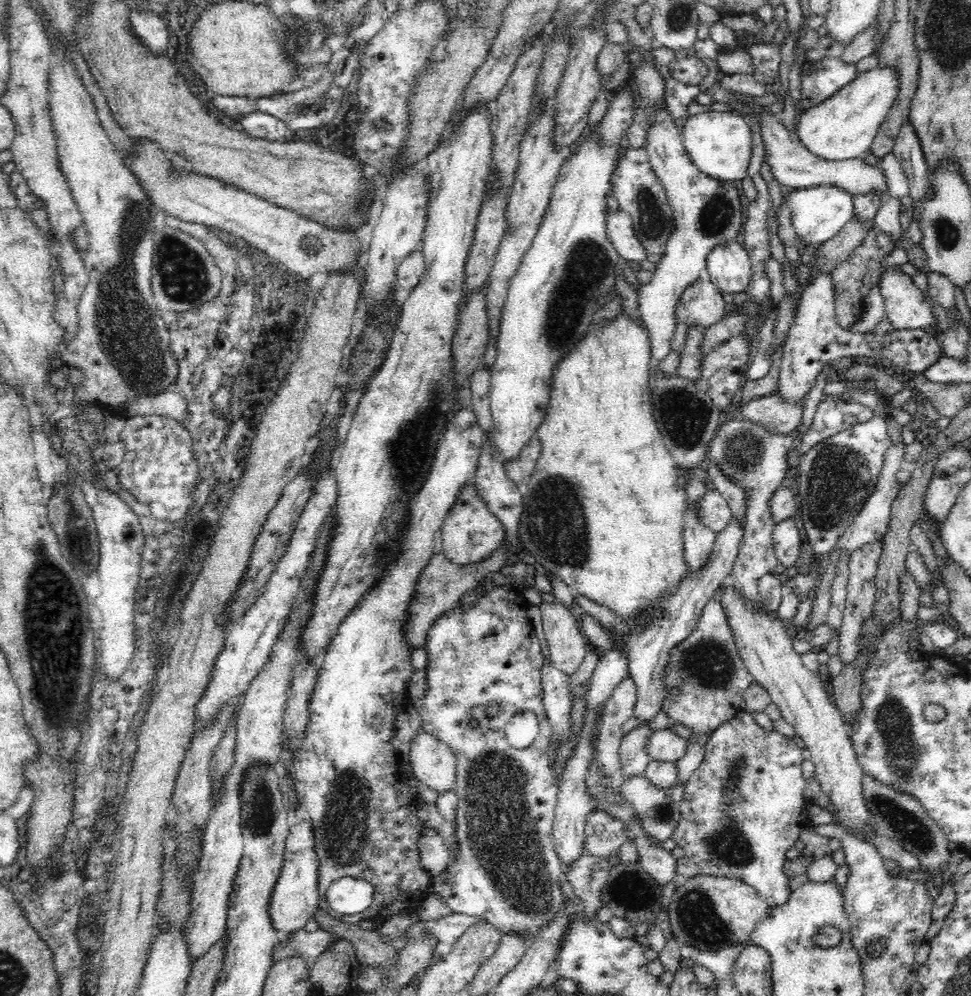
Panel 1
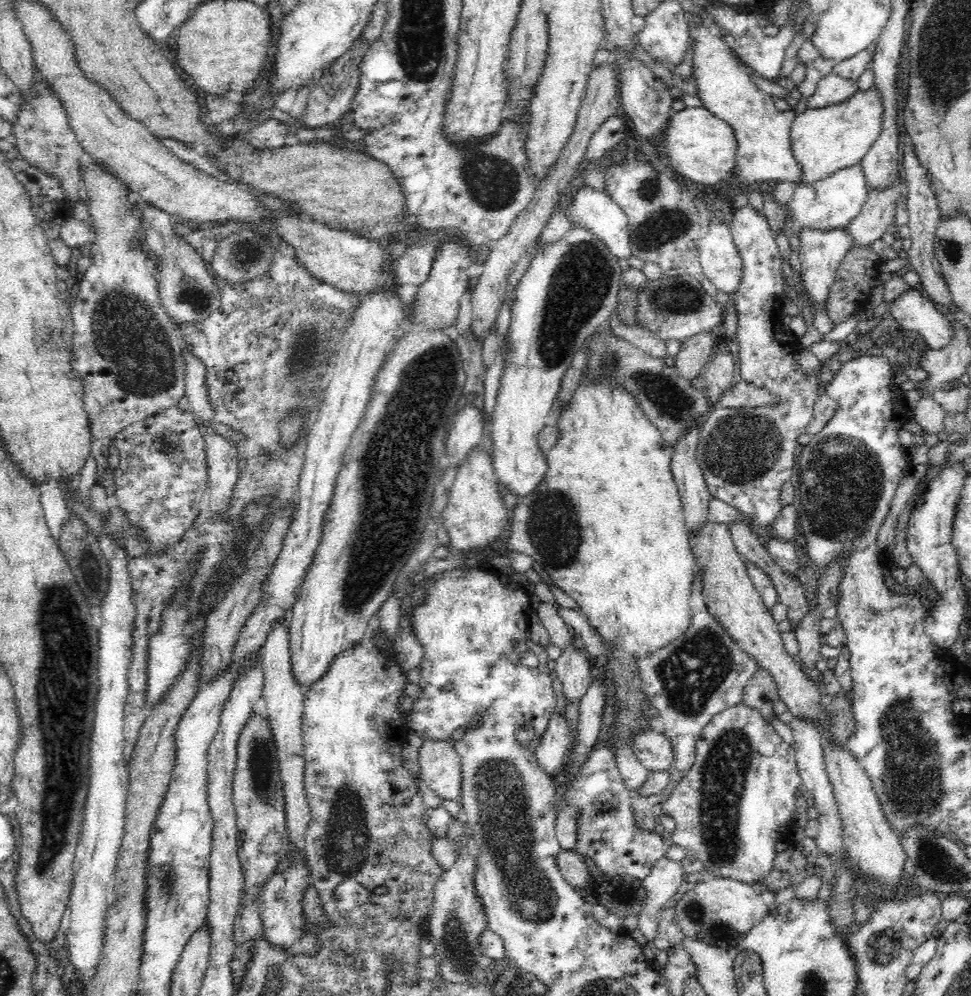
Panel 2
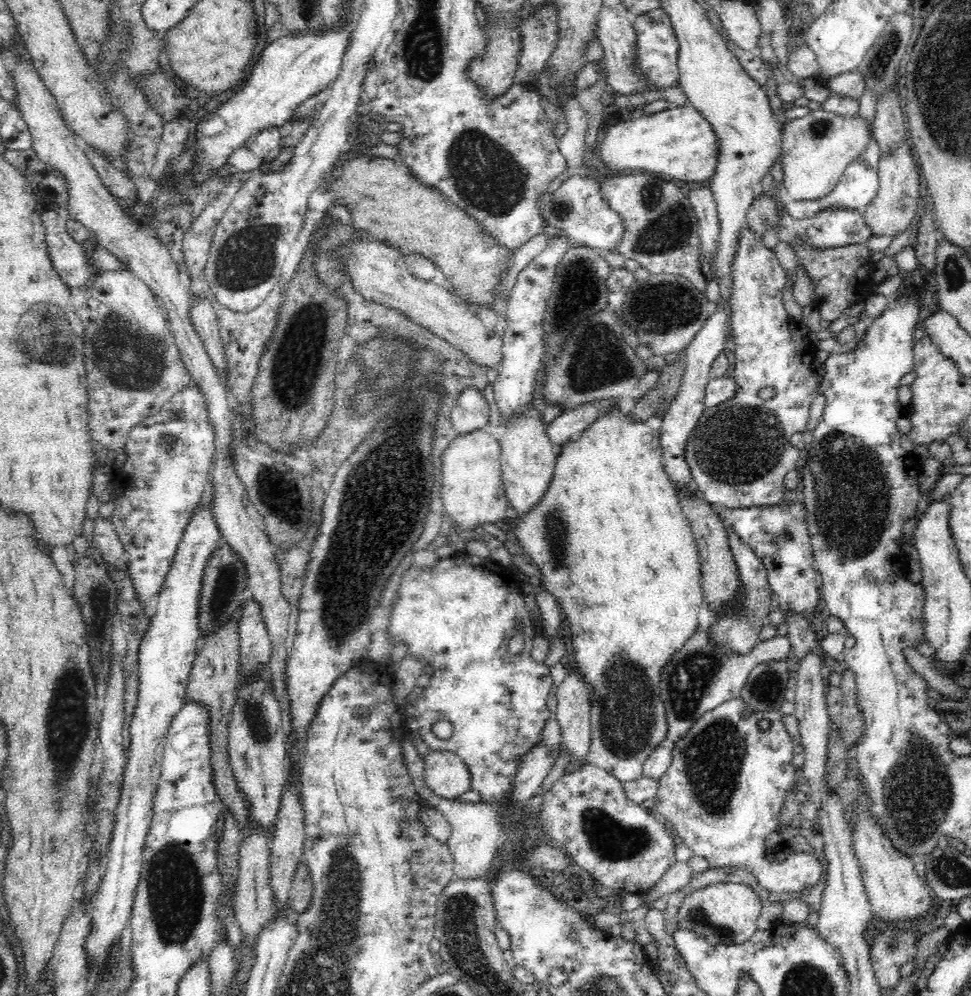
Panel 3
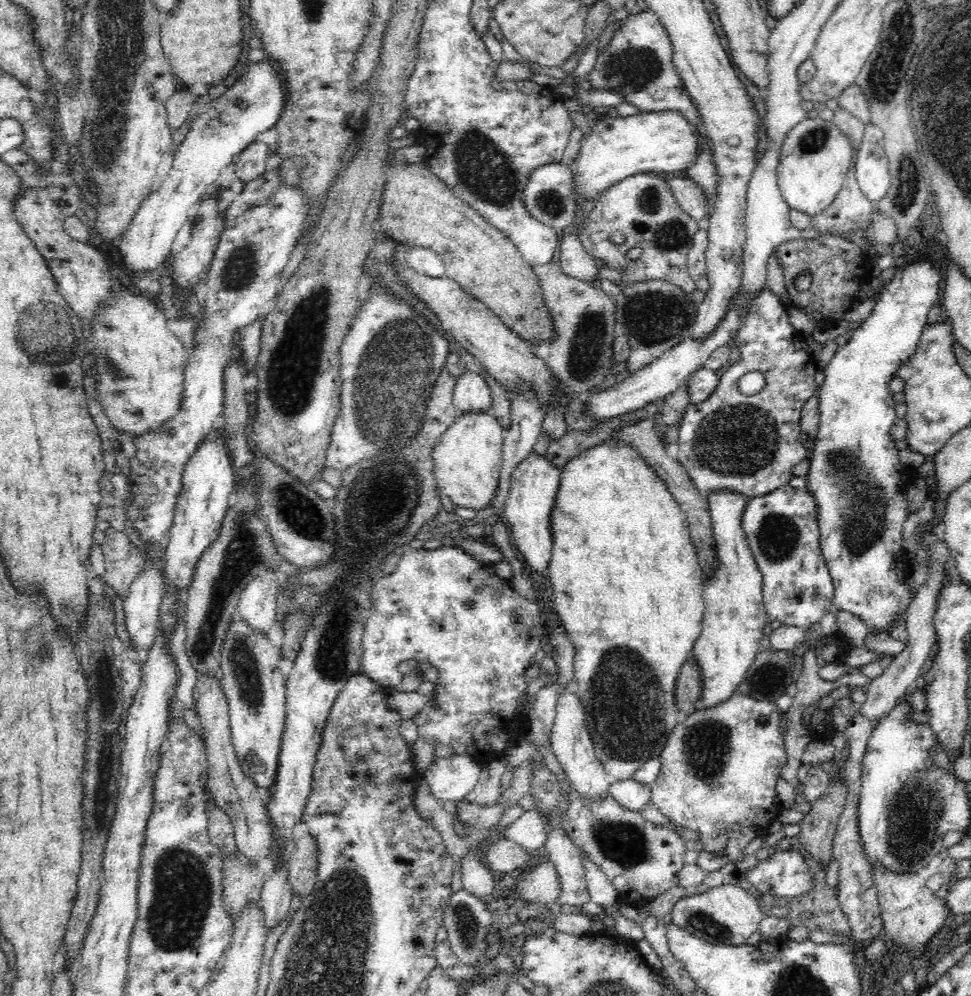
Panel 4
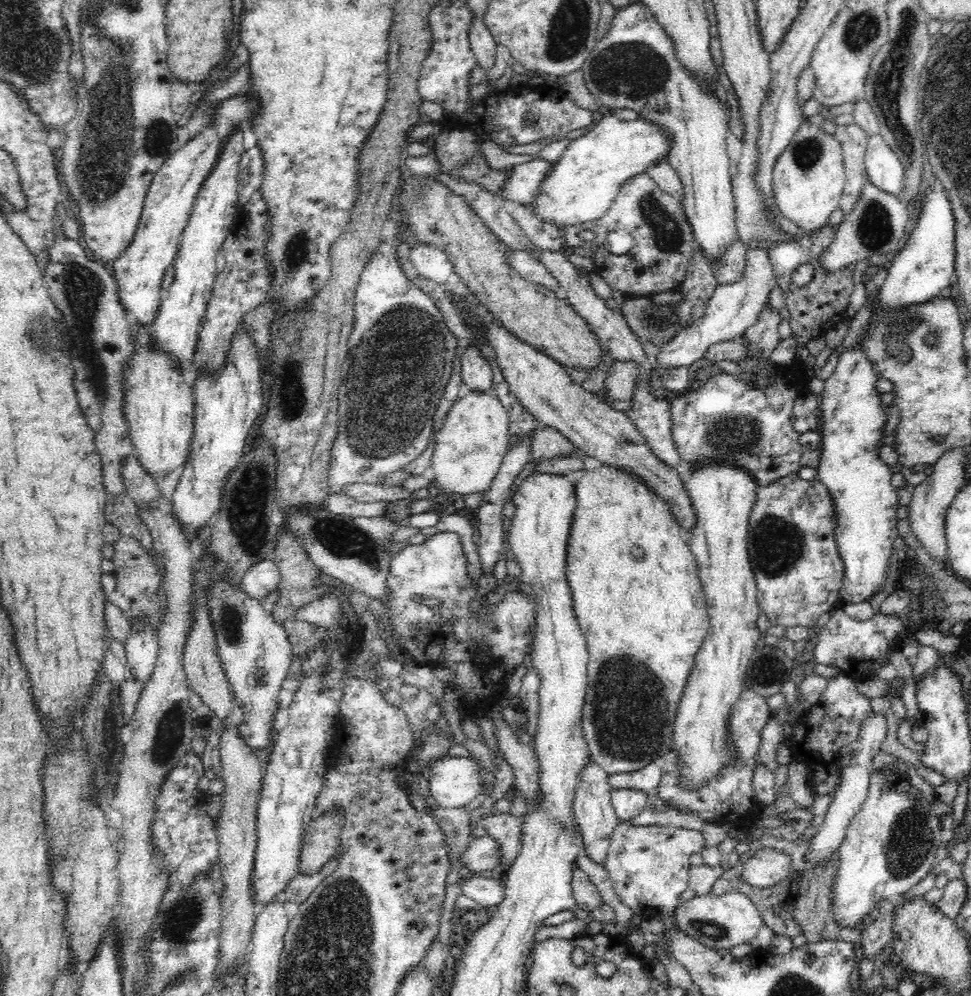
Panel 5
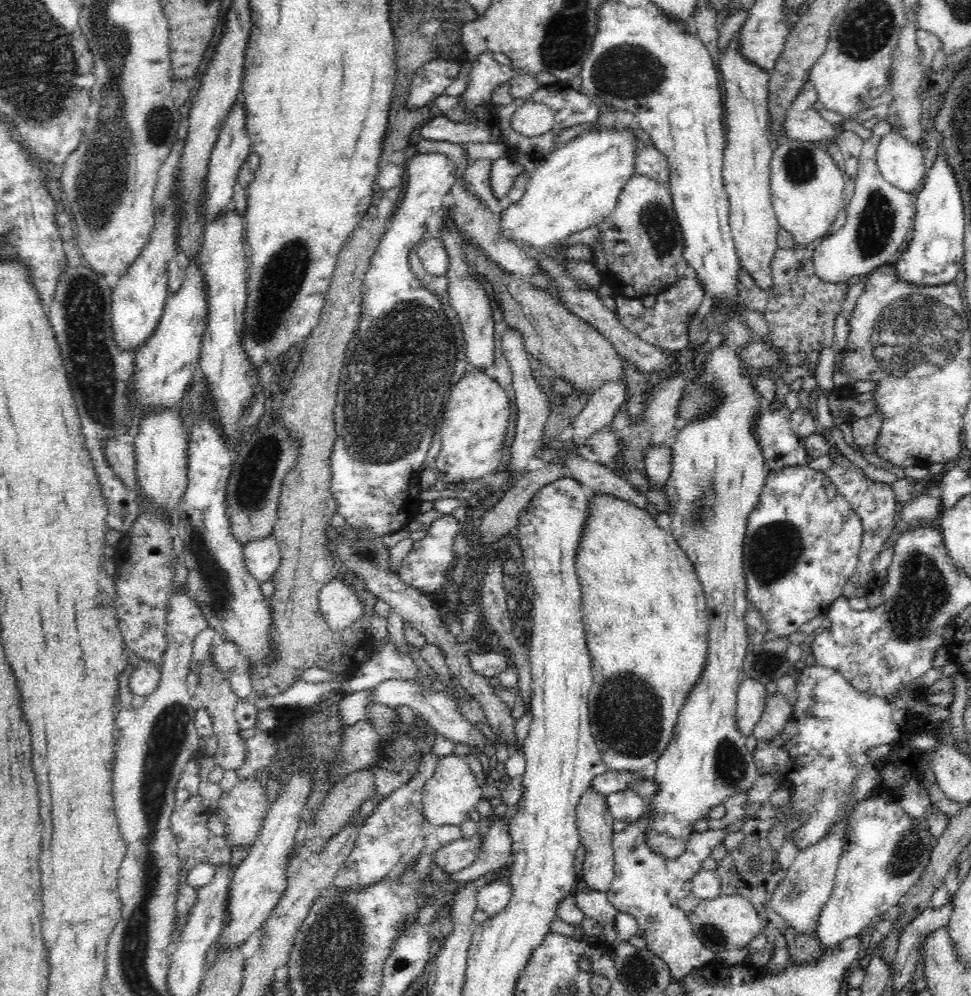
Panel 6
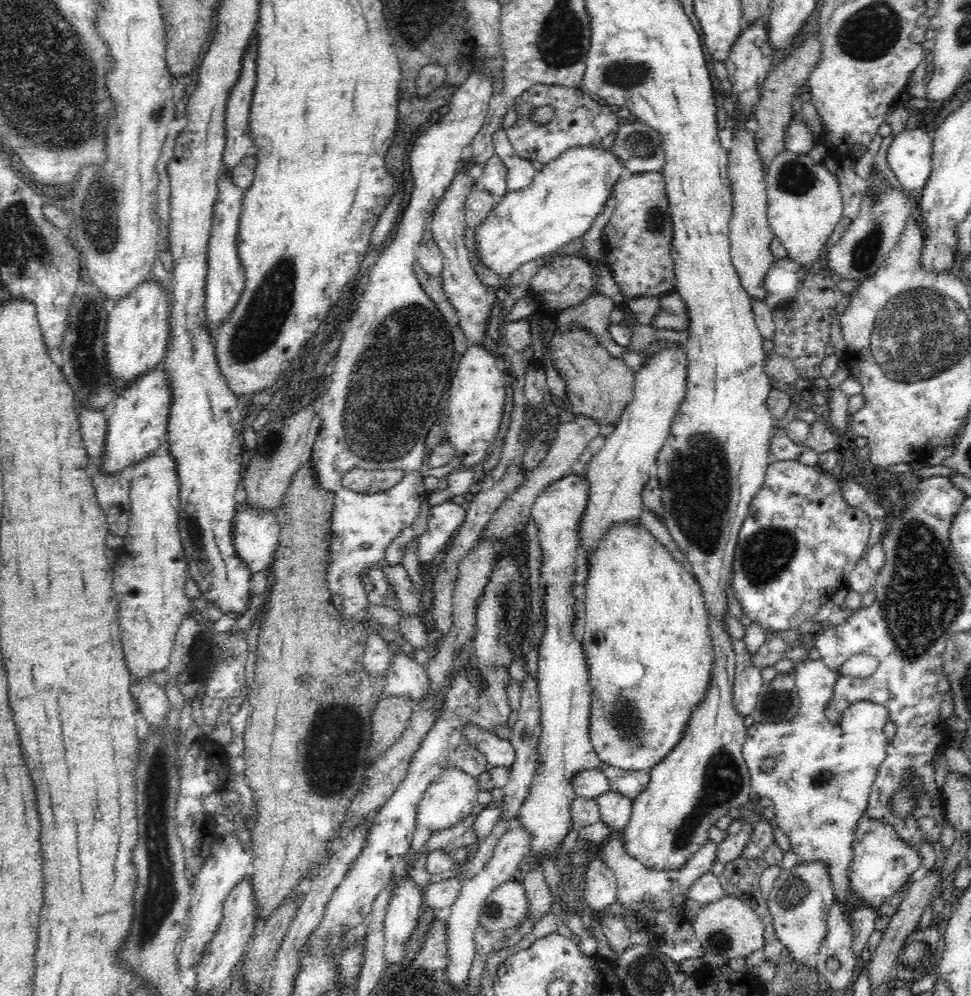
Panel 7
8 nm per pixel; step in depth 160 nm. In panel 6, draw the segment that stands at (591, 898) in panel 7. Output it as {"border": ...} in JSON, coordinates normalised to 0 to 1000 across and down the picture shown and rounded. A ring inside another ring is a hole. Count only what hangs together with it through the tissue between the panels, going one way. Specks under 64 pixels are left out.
{"border":[[[606,791],[598,800],[594,809],[594,830],[598,840],[598,847],[601,849],[605,858],[602,864],[596,868],[596,886],[605,890],[608,894],[615,894],[625,898],[628,894],[630,884],[632,884],[632,859],[630,852],[630,841],[632,833],[630,829],[632,823],[629,822],[626,814],[624,799]]]}

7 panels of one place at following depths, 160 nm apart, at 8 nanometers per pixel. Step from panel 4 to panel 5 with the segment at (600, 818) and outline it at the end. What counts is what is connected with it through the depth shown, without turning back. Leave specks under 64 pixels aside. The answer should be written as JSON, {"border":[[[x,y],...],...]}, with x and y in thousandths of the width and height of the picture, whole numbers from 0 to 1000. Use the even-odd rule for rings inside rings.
{"border":[[[523,817],[498,818],[494,827],[501,832],[501,838],[505,839],[515,850],[517,863],[515,876],[524,870],[529,864],[536,851],[538,851],[538,820],[529,820]],[[637,825],[632,830],[622,870],[624,870],[628,884],[630,884],[634,900],[637,900],[637,903],[646,908],[653,919],[657,919],[661,923],[679,923],[684,927],[685,934],[682,938],[678,938],[680,945],[675,952],[674,964],[676,965],[682,964],[686,958],[691,960],[688,940],[699,934],[695,921],[697,913],[701,910],[700,898],[710,891],[711,860],[715,857],[722,857],[727,849],[727,843],[721,834],[706,831],[649,828],[646,825]]]}

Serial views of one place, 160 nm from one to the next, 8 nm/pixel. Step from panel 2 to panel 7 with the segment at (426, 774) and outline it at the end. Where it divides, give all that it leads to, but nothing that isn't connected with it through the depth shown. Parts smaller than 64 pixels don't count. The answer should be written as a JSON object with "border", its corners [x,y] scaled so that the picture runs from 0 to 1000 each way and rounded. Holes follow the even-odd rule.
{"border":[[[461,771],[455,778],[445,785],[437,795],[437,800],[430,807],[426,844],[439,847],[441,841],[451,833],[457,833],[470,829],[484,818],[488,818],[493,811],[491,799],[492,782],[482,778],[472,771]]]}

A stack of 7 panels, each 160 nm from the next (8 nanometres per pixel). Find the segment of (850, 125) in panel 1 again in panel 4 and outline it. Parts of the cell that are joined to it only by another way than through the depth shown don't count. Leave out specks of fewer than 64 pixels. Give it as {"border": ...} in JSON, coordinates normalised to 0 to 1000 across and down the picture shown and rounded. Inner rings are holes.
{"border":[[[846,117],[828,118],[815,129],[803,147],[800,167],[800,184],[815,210],[831,215],[834,220],[851,211],[861,199],[872,180],[881,149],[873,139],[856,121]]]}

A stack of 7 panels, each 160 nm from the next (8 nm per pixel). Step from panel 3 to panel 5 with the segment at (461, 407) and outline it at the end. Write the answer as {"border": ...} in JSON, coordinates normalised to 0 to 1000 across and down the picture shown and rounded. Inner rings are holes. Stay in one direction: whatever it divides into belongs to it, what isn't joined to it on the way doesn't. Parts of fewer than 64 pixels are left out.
{"border":[[[488,341],[488,345],[482,348],[475,363],[476,386],[479,392],[501,393],[507,388],[507,367],[496,357],[494,345]]]}

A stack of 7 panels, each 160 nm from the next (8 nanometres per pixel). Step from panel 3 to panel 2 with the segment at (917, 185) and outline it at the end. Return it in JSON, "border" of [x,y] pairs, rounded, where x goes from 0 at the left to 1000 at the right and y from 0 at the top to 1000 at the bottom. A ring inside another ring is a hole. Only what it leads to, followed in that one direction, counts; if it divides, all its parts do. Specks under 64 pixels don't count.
{"border":[[[922,179],[916,188],[898,190],[893,197],[886,215],[881,217],[871,227],[878,246],[894,247],[904,241],[912,229],[922,223],[923,205],[927,201],[929,191],[927,180]]]}

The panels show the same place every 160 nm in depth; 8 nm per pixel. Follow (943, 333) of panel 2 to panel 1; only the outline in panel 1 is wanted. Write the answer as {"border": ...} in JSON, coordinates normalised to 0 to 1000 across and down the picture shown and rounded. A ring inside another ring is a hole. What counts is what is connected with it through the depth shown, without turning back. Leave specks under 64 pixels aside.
{"border":[[[919,266],[905,282],[910,298],[912,318],[921,330],[959,332],[968,335],[965,330],[961,305],[939,282],[939,277]]]}

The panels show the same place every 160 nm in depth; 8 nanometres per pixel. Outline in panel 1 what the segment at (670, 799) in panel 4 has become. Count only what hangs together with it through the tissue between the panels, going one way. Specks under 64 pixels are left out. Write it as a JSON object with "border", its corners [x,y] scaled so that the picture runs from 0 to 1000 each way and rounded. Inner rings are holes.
{"border":[[[764,712],[733,734],[725,750],[725,763],[705,786],[704,801],[699,805],[700,827],[694,831],[692,844],[718,867],[722,878],[764,884],[778,892],[793,912],[807,910],[816,896],[806,874],[809,855],[834,828],[831,812],[836,806],[827,797],[832,784],[827,781],[826,749],[821,742],[783,730],[777,716]]]}

